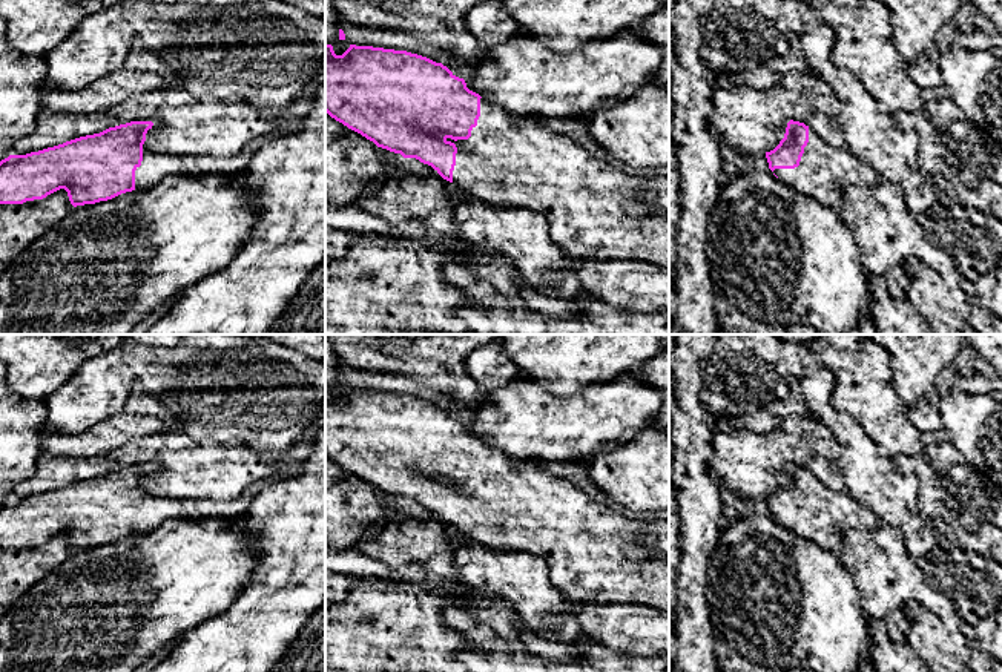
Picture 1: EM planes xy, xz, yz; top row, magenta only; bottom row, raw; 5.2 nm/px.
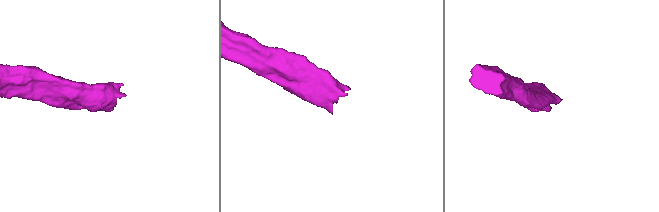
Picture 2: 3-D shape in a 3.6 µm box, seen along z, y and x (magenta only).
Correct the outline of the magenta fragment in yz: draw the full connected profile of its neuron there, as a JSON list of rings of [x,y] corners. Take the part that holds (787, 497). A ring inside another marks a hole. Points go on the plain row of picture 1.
[[[790,463],[780,488],[766,496],[769,512],[796,535],[838,552],[845,531],[876,531],[881,520],[852,494],[827,488],[804,466]]]

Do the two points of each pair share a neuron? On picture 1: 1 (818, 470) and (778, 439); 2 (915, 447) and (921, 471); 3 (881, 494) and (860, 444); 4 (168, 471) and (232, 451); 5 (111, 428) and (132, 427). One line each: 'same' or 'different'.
1: same
2: different
3: same
4: same
5: same

